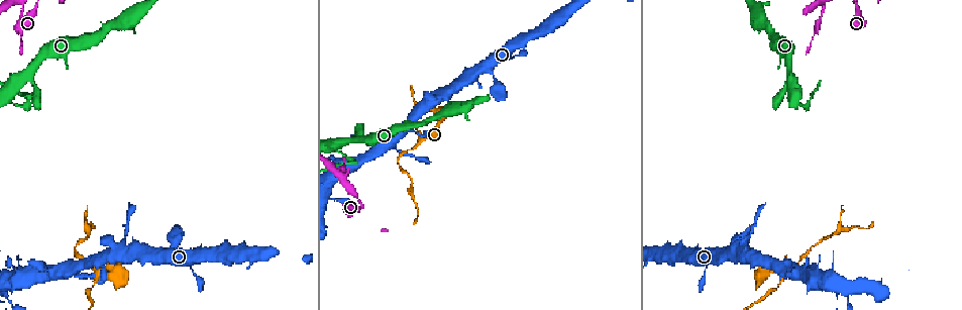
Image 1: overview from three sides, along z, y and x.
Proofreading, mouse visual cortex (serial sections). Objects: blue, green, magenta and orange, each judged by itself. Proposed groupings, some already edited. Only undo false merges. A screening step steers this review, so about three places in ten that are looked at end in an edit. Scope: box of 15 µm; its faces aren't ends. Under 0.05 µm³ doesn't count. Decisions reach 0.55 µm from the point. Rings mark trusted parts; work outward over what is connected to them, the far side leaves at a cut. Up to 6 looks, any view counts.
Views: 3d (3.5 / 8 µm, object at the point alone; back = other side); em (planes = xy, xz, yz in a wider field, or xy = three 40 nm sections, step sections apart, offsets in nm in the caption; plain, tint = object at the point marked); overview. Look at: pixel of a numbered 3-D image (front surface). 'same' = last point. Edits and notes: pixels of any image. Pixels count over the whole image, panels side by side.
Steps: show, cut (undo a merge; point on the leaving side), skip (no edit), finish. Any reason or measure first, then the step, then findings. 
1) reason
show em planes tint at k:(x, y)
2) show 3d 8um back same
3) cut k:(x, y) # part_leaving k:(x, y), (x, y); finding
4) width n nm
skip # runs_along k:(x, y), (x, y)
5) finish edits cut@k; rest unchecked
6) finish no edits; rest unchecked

sharp bend
show 3d 3.5um at 1:(346, 164)

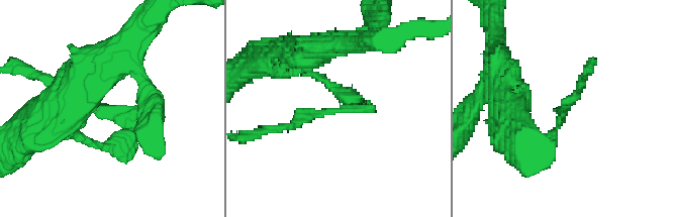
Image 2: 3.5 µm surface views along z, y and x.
now the EM
show em xy step 1 tint at 2:(337, 109)

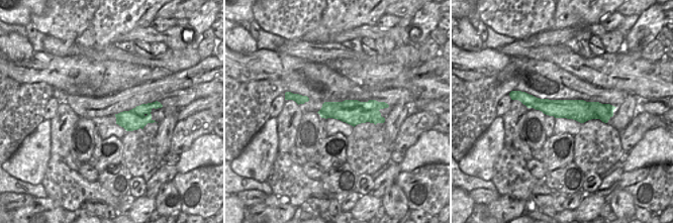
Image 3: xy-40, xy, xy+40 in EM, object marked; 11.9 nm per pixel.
cut 2:(320, 113) # two cells meet here

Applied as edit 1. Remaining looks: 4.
narrows sharply
show 3d 8um at 1:(800, 260)

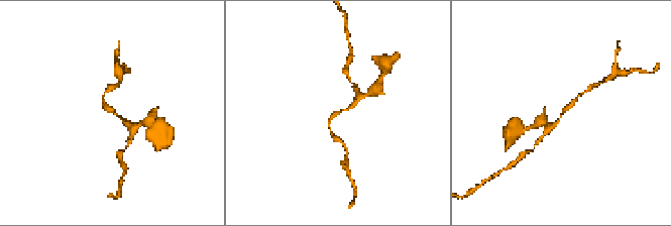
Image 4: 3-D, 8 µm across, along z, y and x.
arm_widths 200, 200 nm
show em xy step 5 tint at 4:(561, 114)

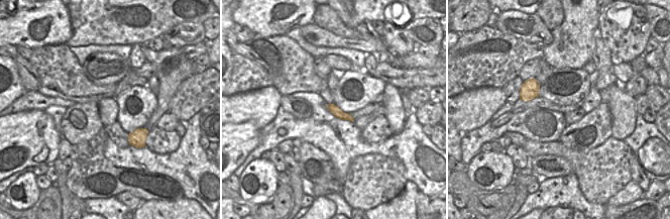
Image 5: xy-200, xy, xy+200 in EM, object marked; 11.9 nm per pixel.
width 120 nm
skip # runs_along 4:(363, 97), (332, 116), (328, 126); all the same cell

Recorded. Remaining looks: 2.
sharp bend
show 3d 3.5um at 1:(824, 6)

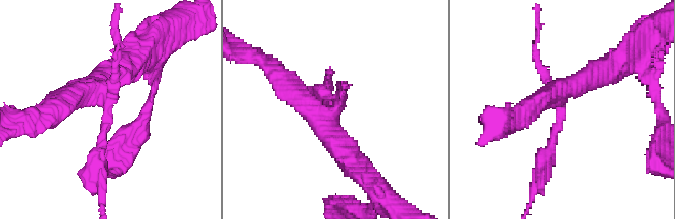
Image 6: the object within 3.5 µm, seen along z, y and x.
cut 6:(536, 58) # part_leaving 6:(104, 93), (98, 183); two cells meet here

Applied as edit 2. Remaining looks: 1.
finish edits cut@2, cut@6; rest unchecked

